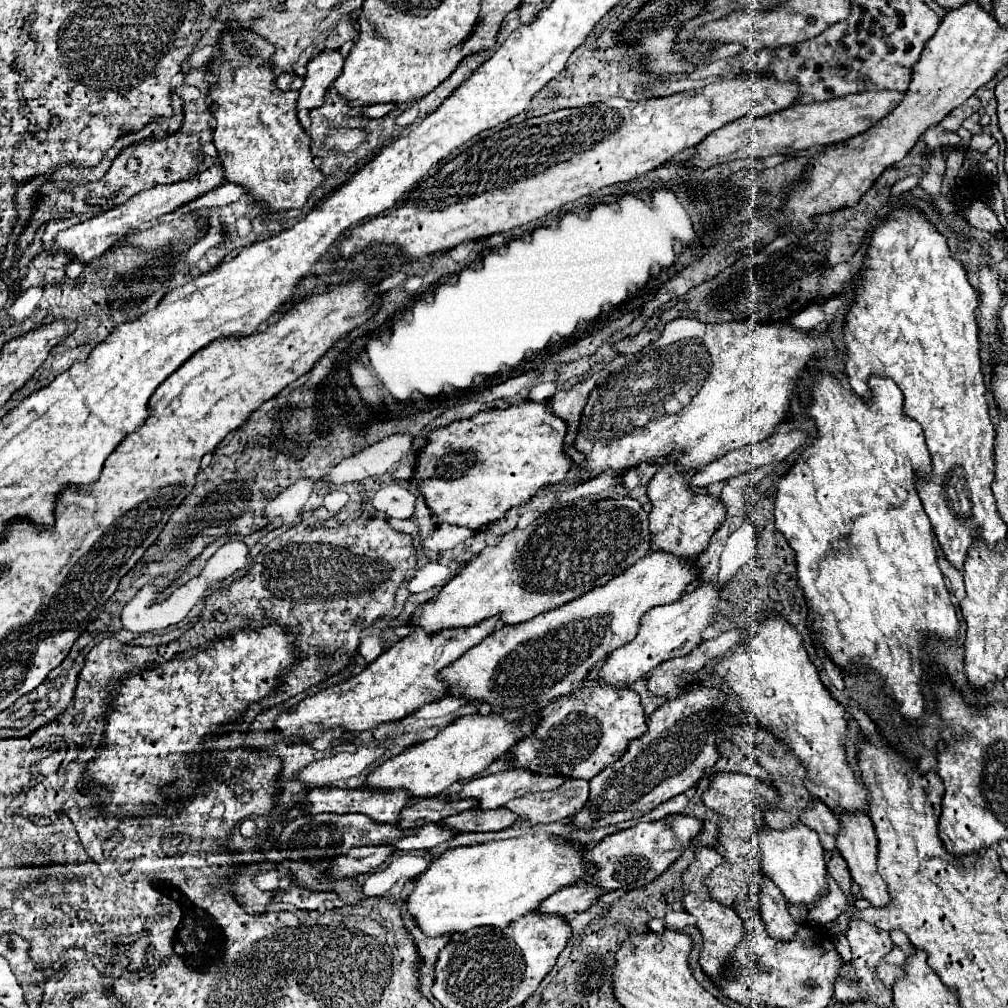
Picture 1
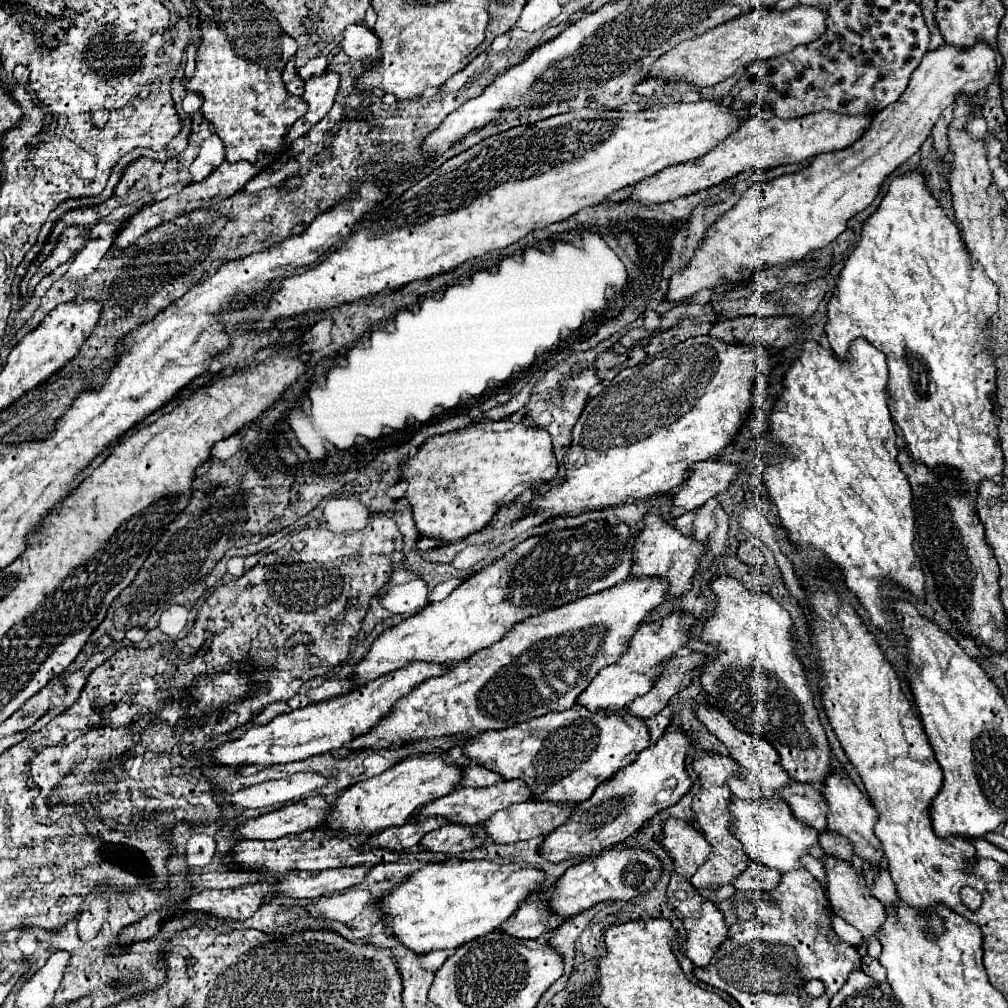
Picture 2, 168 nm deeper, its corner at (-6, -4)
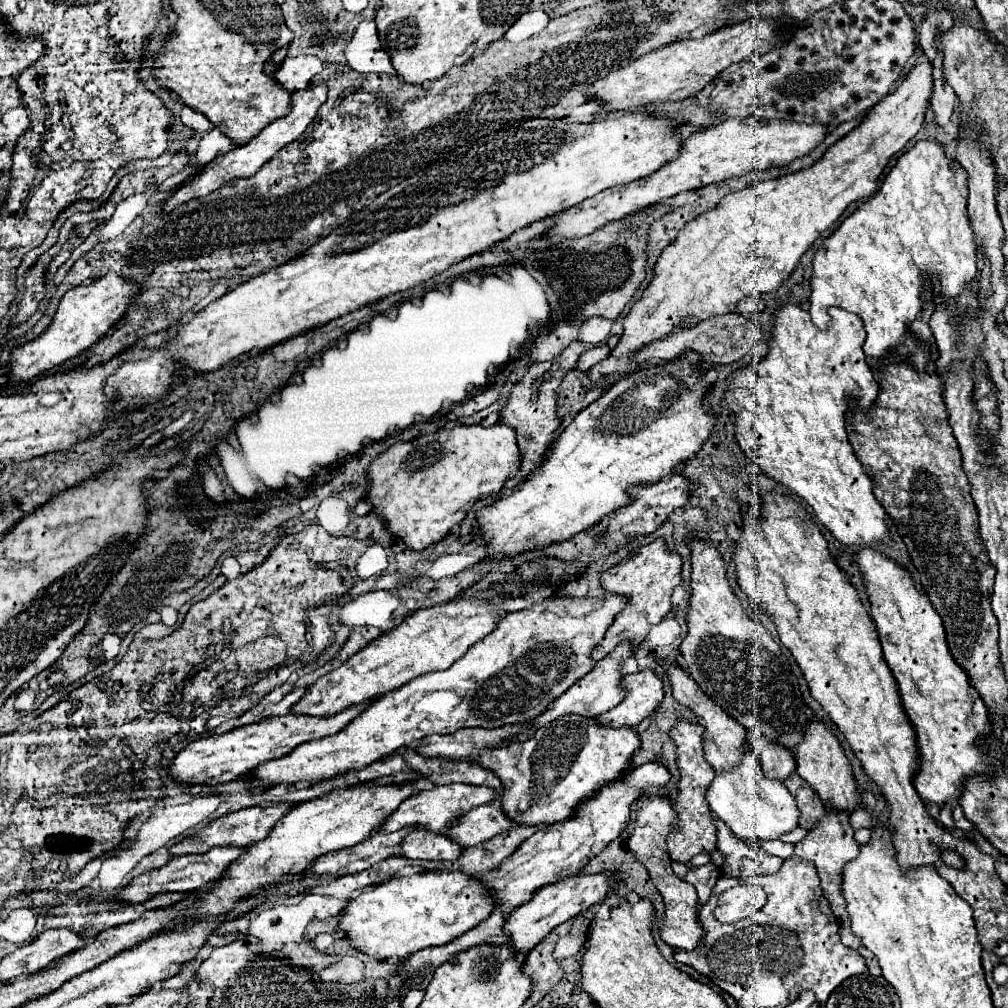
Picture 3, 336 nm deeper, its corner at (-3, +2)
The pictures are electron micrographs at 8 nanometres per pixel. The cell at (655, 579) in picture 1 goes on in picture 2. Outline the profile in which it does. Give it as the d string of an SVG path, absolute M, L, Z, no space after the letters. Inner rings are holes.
M659 577L633 579L627 583L615 585L607 591L601 591L599 595L587 595L583 599L577 599L575 603L547 609L539 617L523 619L523 623L515 623L515 627L507 631L507 635L503 635L503 639L499 639L491 647L485 647L479 653L471 655L469 659L449 667L449 671L439 677L425 679L409 695L401 697L393 705L393 711L389 711L371 731L355 737L343 749L365 751L365 749L373 749L383 739L389 745L395 745L397 741L401 741L401 745L409 745L415 741L443 737L443 735L461 735L471 731L473 727L481 731L505 729L505 727L529 721L533 717L541 717L549 711L567 711L575 705L577 697L585 691L585 687L593 681L593 677L603 667L615 663L619 655L627 651L627 645L633 633L637 631L637 627L641 625L641 621L647 619L649 613L665 599L667 587L669 583Z

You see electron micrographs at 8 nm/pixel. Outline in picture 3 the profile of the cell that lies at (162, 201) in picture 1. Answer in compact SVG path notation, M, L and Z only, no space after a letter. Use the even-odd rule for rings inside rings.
M314 85L314 87L300 89L300 91L292 93L292 111L290 111L286 117L280 117L280 119L272 121L272 123L270 123L268 127L264 127L256 137L252 137L246 145L236 147L236 149L230 149L230 151L228 151L226 155L222 155L220 159L212 161L206 171L198 173L192 181L184 183L178 191L174 191L174 195L172 195L168 201L164 201L162 209L164 209L164 211L172 211L172 209L176 209L178 205L182 205L182 203L186 203L186 201L190 201L190 199L198 199L198 197L210 195L212 191L220 189L222 185L226 185L226 183L230 183L230 181L234 181L234 179L242 179L242 177L254 175L254 173L256 173L264 163L268 163L282 147L286 147L288 143L296 141L296 139L304 133L304 129L310 125L310 121L314 119L316 111L320 109L320 105L326 101L326 95L328 95L328 87L326 87L326 85Z

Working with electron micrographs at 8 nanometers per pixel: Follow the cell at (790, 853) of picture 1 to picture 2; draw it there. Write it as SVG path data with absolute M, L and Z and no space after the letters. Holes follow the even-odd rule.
M731 797L727 805L731 813L731 833L741 841L743 851L753 859L761 861L767 867L779 869L781 873L791 869L801 869L799 857L809 853L809 847L815 845L819 839L819 833L813 827L807 827L799 819L795 819L793 811L787 807L787 803L781 797L771 799L739 799Z

